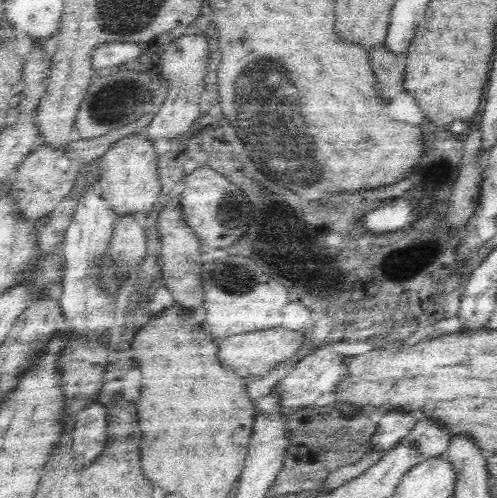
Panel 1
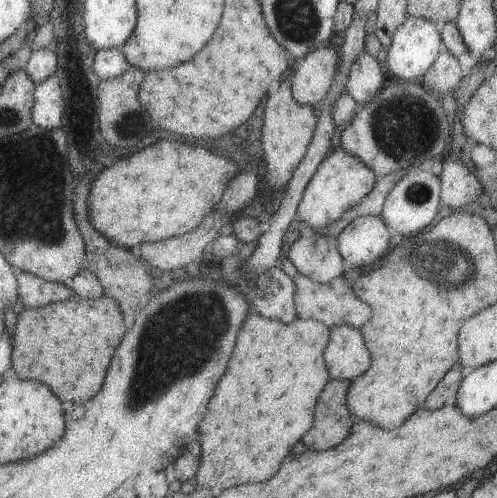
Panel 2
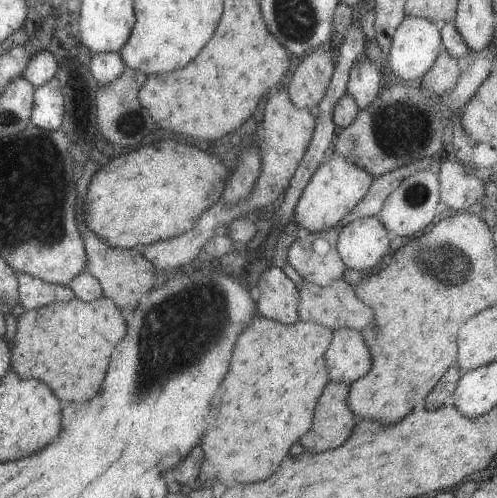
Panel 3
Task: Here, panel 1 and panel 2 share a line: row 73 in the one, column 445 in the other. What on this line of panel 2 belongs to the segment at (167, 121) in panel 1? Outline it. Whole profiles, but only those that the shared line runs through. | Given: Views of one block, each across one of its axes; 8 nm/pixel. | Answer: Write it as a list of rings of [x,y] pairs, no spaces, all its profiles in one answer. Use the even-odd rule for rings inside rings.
[[[443,158],[441,172],[439,172],[439,192],[441,192],[441,204],[449,210],[461,212],[465,206],[473,206],[481,194],[481,182],[469,172],[467,166],[459,162],[449,162]]]

